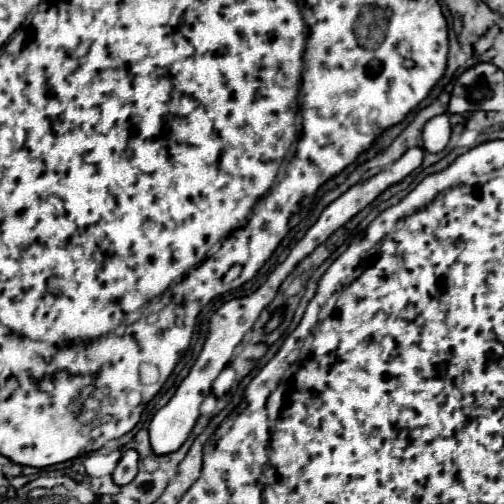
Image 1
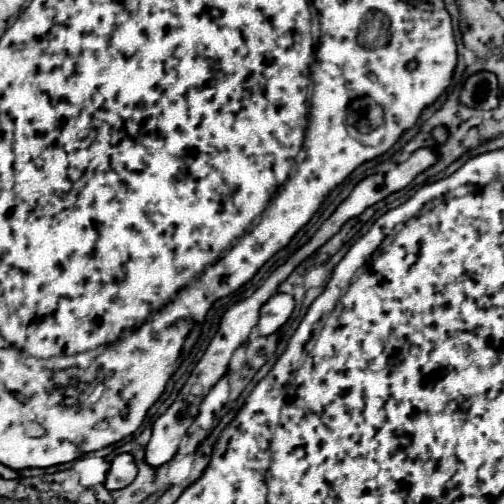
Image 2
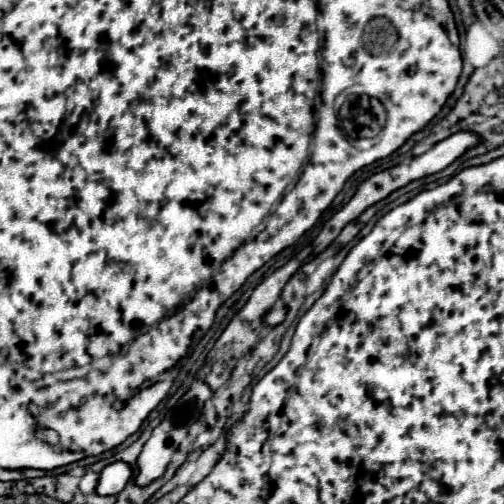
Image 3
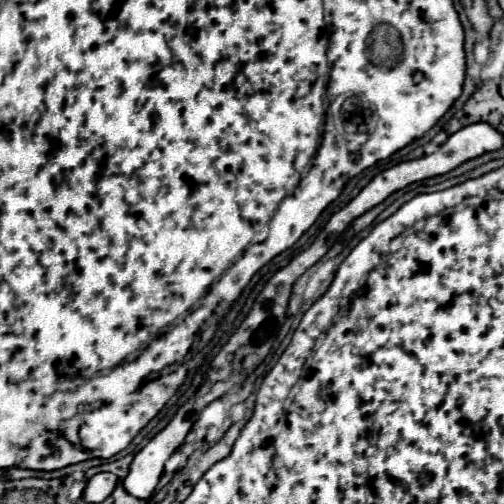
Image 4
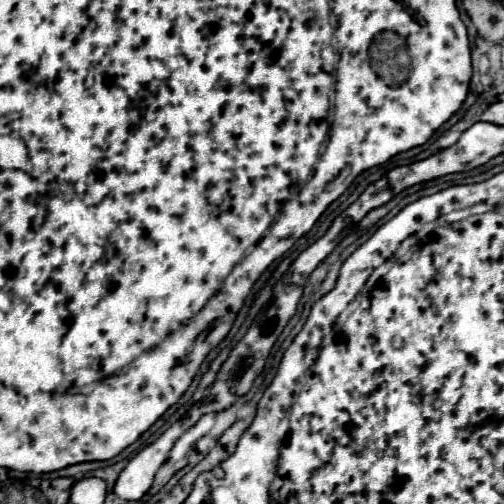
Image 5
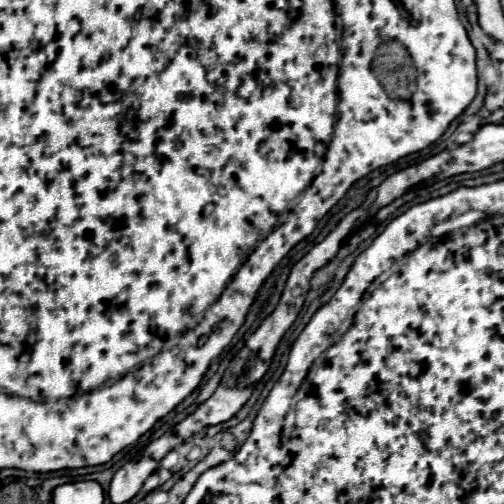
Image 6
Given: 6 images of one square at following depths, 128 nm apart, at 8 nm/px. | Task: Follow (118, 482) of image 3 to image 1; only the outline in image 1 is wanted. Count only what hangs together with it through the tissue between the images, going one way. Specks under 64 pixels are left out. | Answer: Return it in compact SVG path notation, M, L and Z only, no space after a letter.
M128 450L128 452L122 454L116 470L112 472L112 480L114 480L114 484L124 486L124 484L134 480L136 472L138 472L138 452L136 450Z

